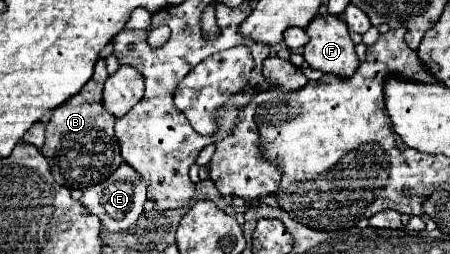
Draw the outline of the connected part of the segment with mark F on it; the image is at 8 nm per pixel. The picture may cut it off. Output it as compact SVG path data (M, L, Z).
M318 16L306 28L310 42L304 46L304 60L310 68L336 74L342 78L350 78L360 66L354 42L350 40L350 32L346 22L338 16Z

